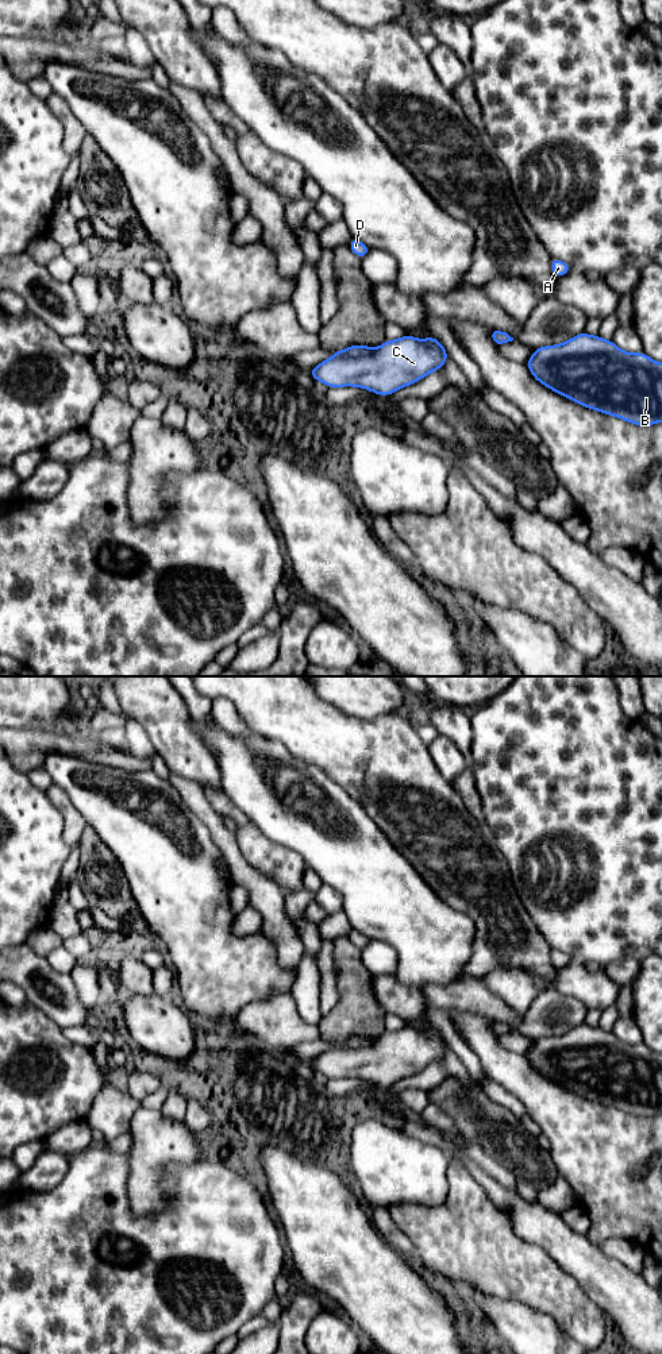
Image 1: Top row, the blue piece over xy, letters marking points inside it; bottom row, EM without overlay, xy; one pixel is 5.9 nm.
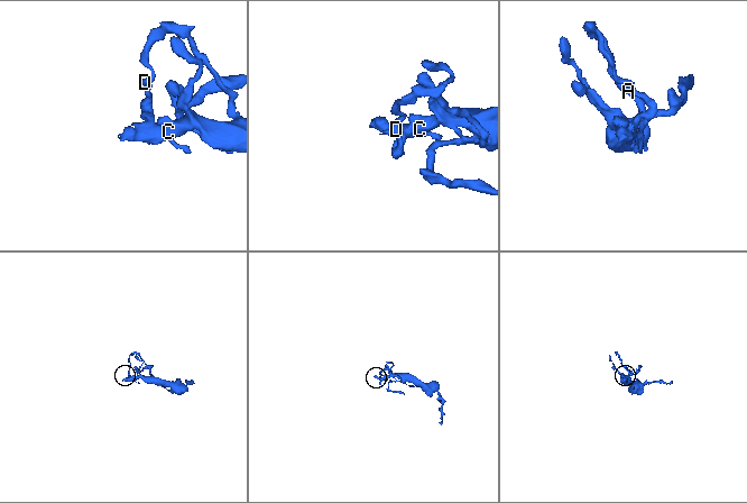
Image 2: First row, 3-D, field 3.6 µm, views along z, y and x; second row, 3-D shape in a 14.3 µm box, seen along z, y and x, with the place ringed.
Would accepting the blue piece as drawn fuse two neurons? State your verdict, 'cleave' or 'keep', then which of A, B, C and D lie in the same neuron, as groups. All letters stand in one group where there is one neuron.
cleave | A D / B C

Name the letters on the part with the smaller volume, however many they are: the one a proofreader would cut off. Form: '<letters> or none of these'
A, D

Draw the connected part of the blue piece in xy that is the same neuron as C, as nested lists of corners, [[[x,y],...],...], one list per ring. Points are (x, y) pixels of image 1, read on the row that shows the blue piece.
[[[405,333],[400,339],[385,340],[377,354],[330,358],[308,374],[328,387],[354,386],[377,396],[390,396],[443,369],[447,358],[447,351],[436,337],[416,339]]]

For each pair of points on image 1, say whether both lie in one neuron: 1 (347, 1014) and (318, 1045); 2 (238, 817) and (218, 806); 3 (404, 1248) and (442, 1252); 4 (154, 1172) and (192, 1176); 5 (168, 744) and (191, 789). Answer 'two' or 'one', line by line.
1: one
2: one
3: two
4: two
5: two

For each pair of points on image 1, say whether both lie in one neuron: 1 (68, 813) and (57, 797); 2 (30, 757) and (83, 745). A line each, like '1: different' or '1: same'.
1: same
2: same

